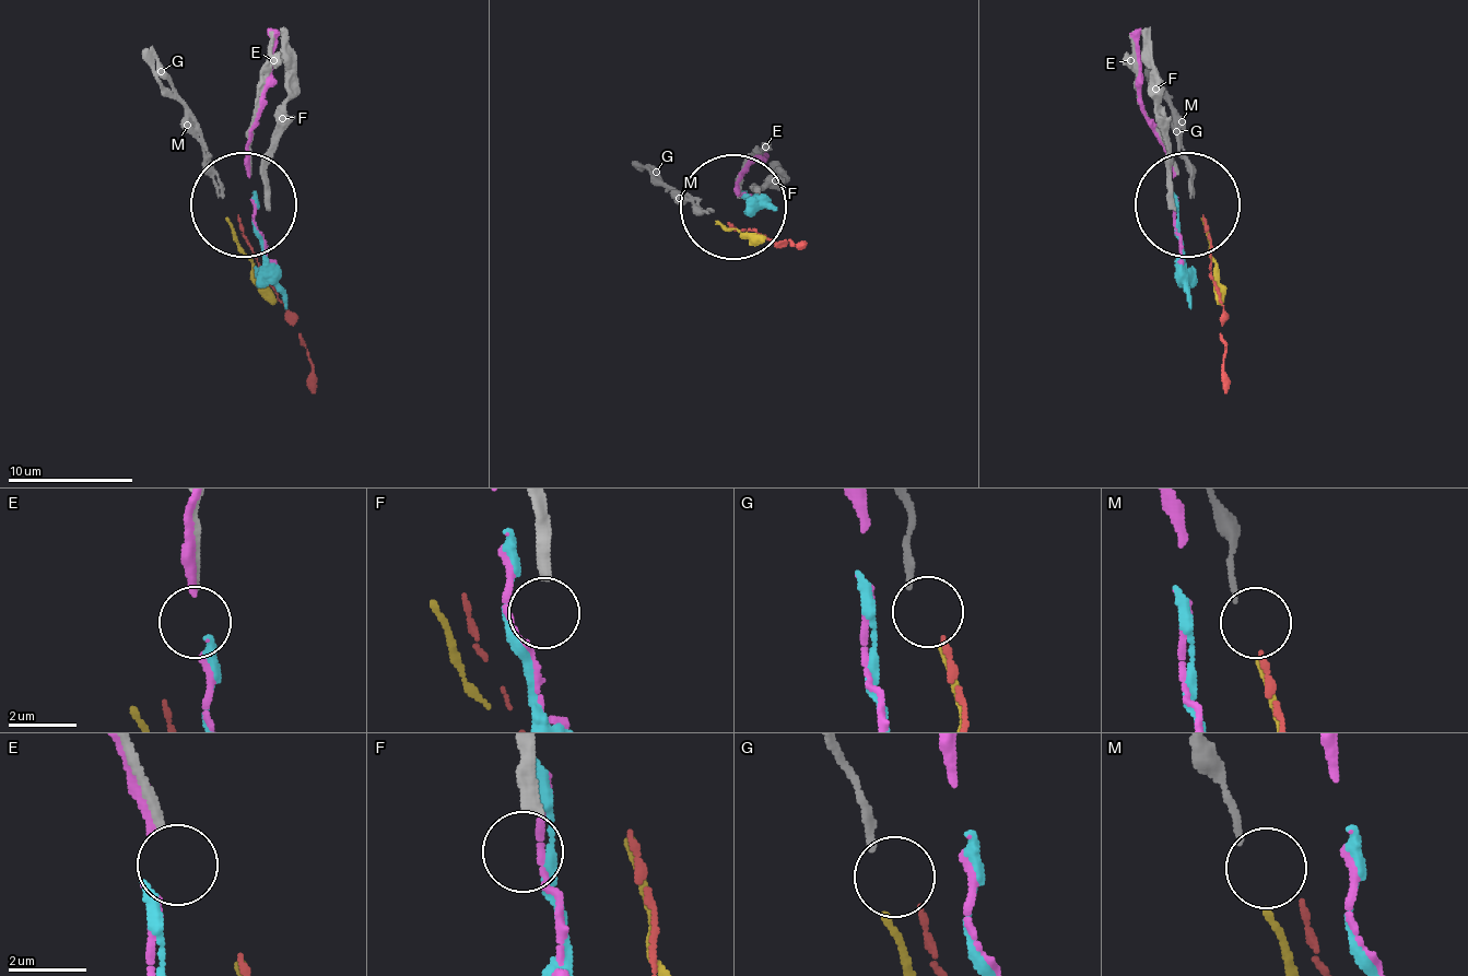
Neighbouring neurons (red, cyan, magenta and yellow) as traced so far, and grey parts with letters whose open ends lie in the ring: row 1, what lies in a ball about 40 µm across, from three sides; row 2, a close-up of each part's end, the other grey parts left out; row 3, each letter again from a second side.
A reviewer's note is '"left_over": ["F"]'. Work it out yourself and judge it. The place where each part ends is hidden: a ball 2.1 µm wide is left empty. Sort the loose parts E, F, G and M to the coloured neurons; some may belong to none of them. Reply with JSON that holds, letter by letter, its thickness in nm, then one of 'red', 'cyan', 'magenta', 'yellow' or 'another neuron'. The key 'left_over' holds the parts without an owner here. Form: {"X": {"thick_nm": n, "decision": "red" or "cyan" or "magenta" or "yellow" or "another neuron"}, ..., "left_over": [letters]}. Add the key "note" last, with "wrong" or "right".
{"E": {"thick_nm": 240, "decision": "another neuron"}, "F": {"thick_nm": 420, "decision": "another neuron"}, "G": {"thick_nm": 200, "decision": "red"}, "M": {"thick_nm": 140, "decision": "yellow"}, "left_over": ["E", "F"], "note": "wrong"}

